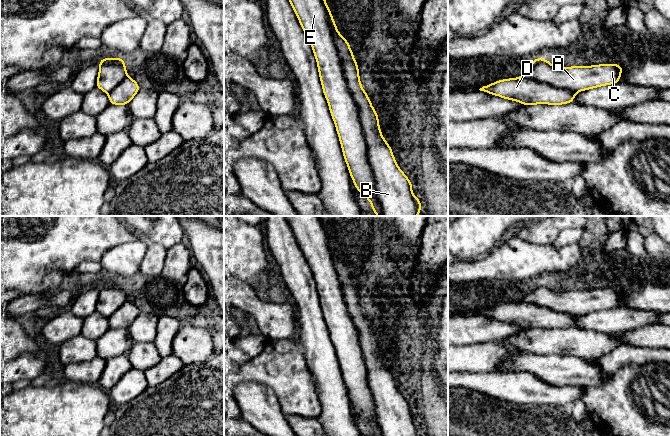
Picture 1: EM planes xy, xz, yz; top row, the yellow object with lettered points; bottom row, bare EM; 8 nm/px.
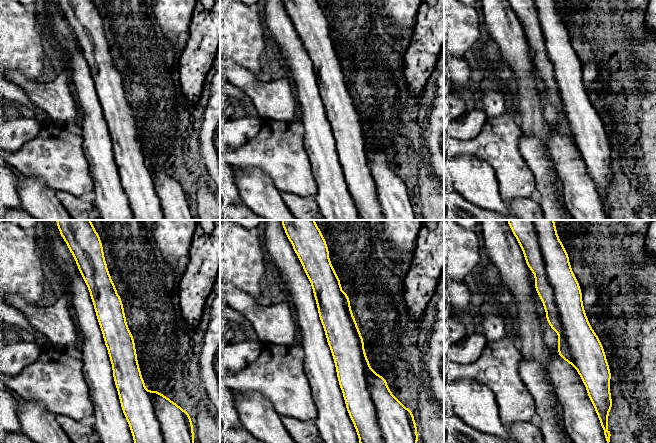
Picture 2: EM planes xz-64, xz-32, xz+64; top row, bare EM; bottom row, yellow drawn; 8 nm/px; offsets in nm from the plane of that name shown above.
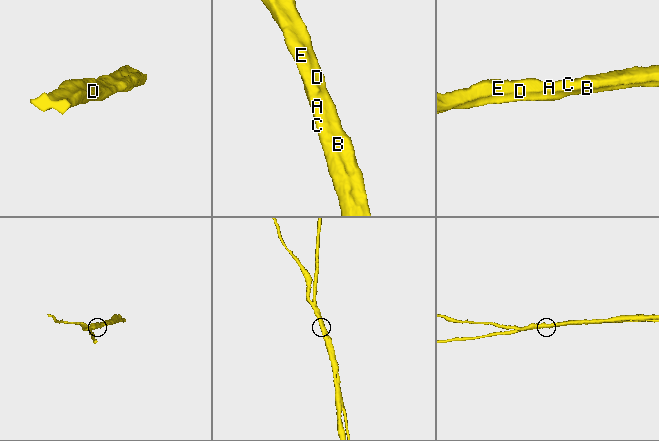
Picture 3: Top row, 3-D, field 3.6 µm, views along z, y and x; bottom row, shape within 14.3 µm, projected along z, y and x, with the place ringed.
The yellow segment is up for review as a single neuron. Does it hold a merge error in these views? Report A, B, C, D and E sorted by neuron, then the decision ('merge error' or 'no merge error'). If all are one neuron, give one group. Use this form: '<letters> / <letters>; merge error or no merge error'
A C E / B D; merge error

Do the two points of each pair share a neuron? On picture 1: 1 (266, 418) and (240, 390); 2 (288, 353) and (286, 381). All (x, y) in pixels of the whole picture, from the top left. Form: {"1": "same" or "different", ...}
{"1": "same", "2": "same"}

